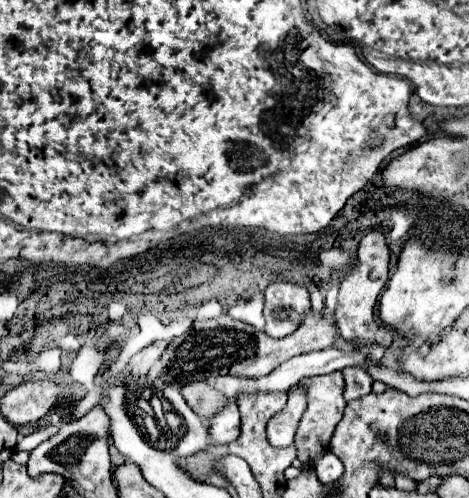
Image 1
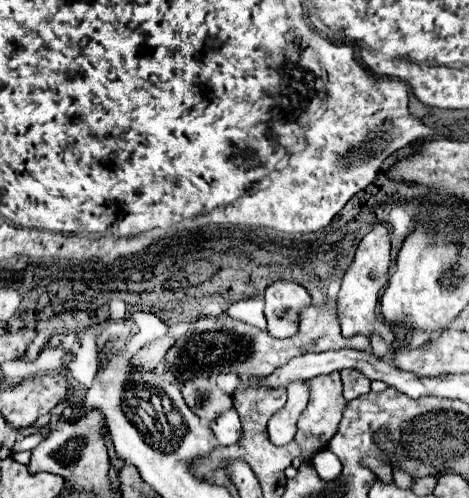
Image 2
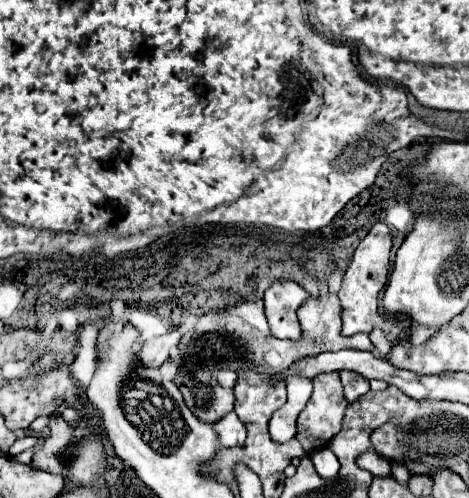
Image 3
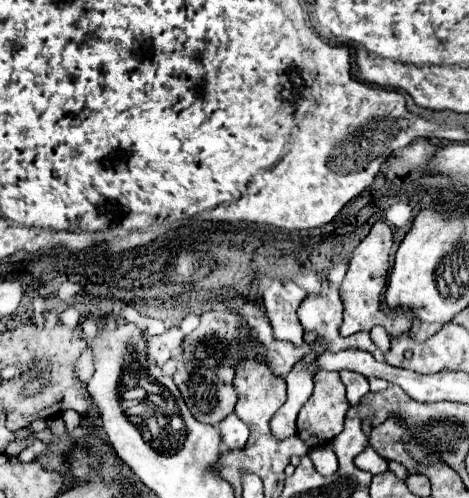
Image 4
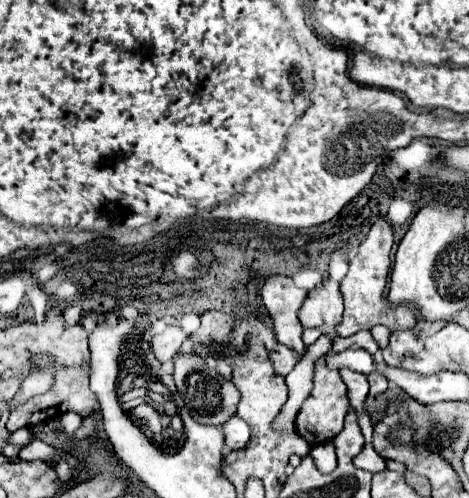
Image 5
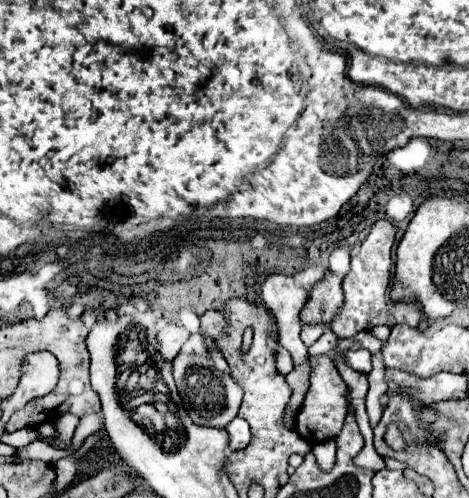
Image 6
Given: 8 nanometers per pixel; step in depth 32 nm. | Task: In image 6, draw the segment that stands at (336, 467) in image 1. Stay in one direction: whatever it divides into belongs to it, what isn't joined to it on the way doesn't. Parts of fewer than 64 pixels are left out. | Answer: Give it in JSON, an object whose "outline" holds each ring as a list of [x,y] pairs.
{"outline":[[[324,440],[324,444],[314,444],[312,454],[316,456],[316,462],[320,470],[328,472],[334,468],[336,462],[336,442],[334,440]]]}

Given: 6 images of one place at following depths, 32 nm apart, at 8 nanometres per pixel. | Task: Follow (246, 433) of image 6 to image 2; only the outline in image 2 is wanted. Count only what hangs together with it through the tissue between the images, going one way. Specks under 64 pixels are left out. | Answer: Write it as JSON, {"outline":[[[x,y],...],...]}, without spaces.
{"outline":[[[230,408],[230,410],[222,412],[218,418],[214,418],[210,422],[210,428],[212,428],[218,444],[222,444],[222,446],[236,444],[242,436],[242,426],[240,426],[240,418],[238,418],[236,408]]]}

